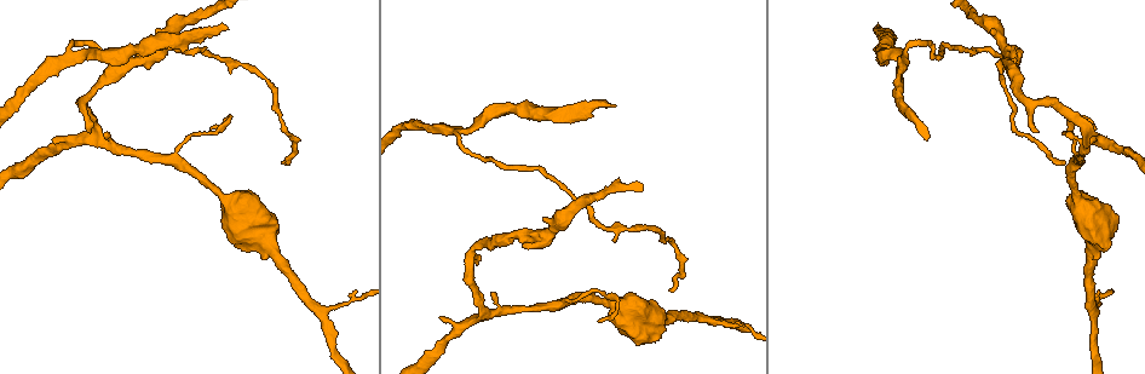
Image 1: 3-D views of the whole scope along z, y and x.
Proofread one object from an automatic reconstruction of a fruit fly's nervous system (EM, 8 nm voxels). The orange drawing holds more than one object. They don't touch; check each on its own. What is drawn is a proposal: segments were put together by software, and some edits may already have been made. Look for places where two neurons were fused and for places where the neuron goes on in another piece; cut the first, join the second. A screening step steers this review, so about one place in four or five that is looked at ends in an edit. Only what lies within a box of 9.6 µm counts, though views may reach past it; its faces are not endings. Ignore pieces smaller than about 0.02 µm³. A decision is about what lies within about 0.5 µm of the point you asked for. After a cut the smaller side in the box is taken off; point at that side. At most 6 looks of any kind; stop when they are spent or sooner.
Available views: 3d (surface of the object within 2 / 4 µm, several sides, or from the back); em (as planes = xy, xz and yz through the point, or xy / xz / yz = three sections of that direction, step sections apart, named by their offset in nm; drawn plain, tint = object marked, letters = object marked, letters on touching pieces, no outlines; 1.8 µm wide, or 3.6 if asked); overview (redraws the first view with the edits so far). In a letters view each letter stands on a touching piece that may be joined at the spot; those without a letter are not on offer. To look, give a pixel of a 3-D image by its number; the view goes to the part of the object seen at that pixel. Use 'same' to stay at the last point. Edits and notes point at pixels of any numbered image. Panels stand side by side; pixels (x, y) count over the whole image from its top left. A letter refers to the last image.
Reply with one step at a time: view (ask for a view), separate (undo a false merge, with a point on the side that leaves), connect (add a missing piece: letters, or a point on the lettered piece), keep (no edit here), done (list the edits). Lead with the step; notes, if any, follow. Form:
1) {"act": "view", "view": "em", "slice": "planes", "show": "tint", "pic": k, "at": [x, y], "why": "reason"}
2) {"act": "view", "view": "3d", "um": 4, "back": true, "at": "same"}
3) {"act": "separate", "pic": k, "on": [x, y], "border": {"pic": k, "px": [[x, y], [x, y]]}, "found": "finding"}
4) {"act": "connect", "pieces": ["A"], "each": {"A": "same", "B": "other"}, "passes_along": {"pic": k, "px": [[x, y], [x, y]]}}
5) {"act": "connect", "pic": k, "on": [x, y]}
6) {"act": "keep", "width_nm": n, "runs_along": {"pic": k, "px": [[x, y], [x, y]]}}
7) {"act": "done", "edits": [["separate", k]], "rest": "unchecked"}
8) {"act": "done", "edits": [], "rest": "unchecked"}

{"act": "view", "view": "em", "slice": "planes", "show": "letters", "pic": 1, "at": [1007, 61]}

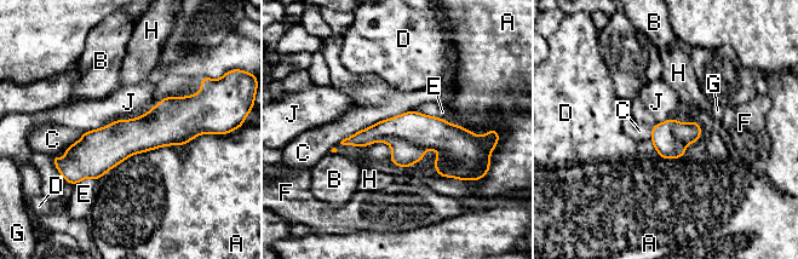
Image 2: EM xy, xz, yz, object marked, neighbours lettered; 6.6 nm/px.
{"act": "keep", "each": {"A": "other", "B": "other", "C": "other", "D": "other", "E": "other", "F": "other", "G": "other", "H": "other", "J": "other"}, "found": "one neuron here"}

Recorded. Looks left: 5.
{"act": "view", "view": "em", "slice": "xz", "step": 16, "show": "letters", "pic": 1, "at": [613, 105], "why": "free end"}

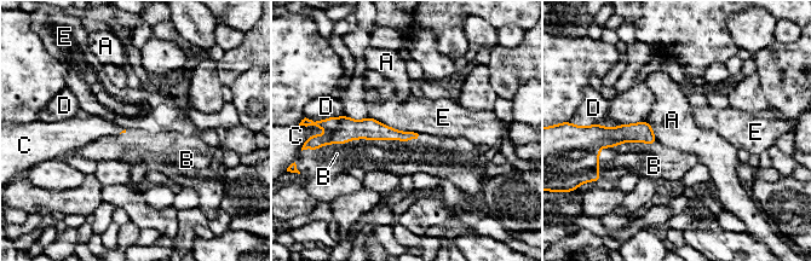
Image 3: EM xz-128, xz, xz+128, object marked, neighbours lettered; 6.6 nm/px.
{"act": "view", "view": "em", "slice": "planes", "show": "letters", "at": "same", "why": "another direction"}

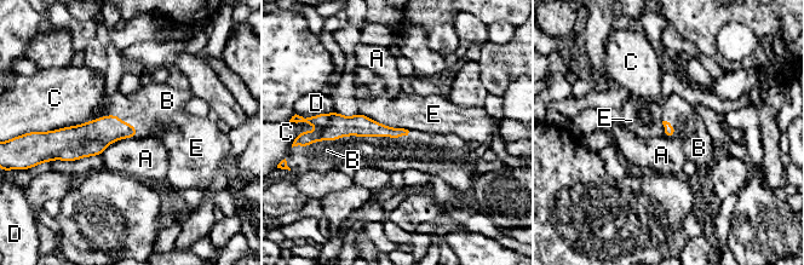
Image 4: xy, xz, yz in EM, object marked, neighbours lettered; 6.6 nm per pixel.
{"act": "connect", "pieces": ["B"], "longest_contact_nm": ["E", 360], "each": {"A": "other", "B": "same", "C": "other", "D": "other", "E": "other"}, "found": "the neuron continues"}

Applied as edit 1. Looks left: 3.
{"act": "view", "view": "overview", "why": "see it whole again"}

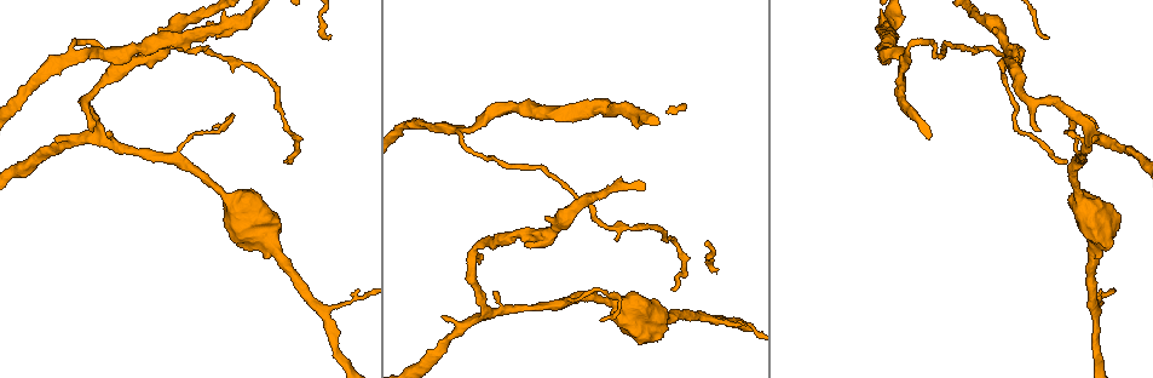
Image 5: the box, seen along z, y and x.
{"act": "view", "view": "em", "um": 3.6, "slice": "planes", "show": "plain", "pic": 5, "at": [87, 52]}

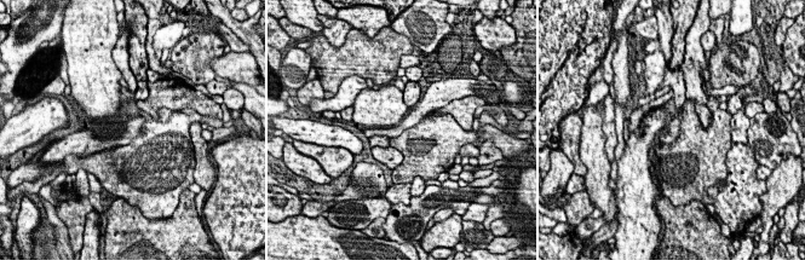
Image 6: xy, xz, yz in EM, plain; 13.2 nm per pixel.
{"act": "view", "view": "em", "um": 3.6, "slice": "planes", "show": "letters", "at": "same", "why": "what lies round it"}

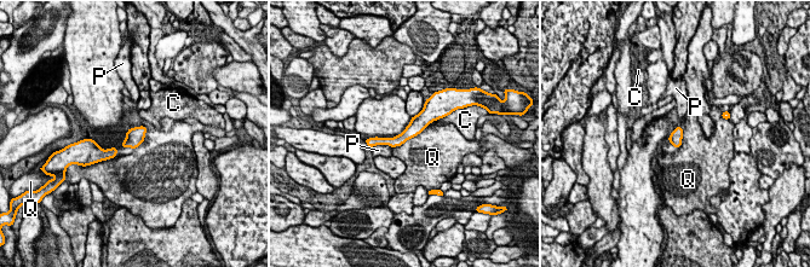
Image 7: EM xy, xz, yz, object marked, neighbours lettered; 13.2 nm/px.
{"act": "keep", "width_nm": 160, "each": {"C": "other", "P": "other", "Q": "other"}, "runs_along": {"pic": 7, "px": [[432, 116], [396, 141], [371, 143]]}, "found": "continuous, no second neuron"}

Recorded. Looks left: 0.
{"act": "done", "edits": [["connect", 4]], "rest": "unchecked"}

